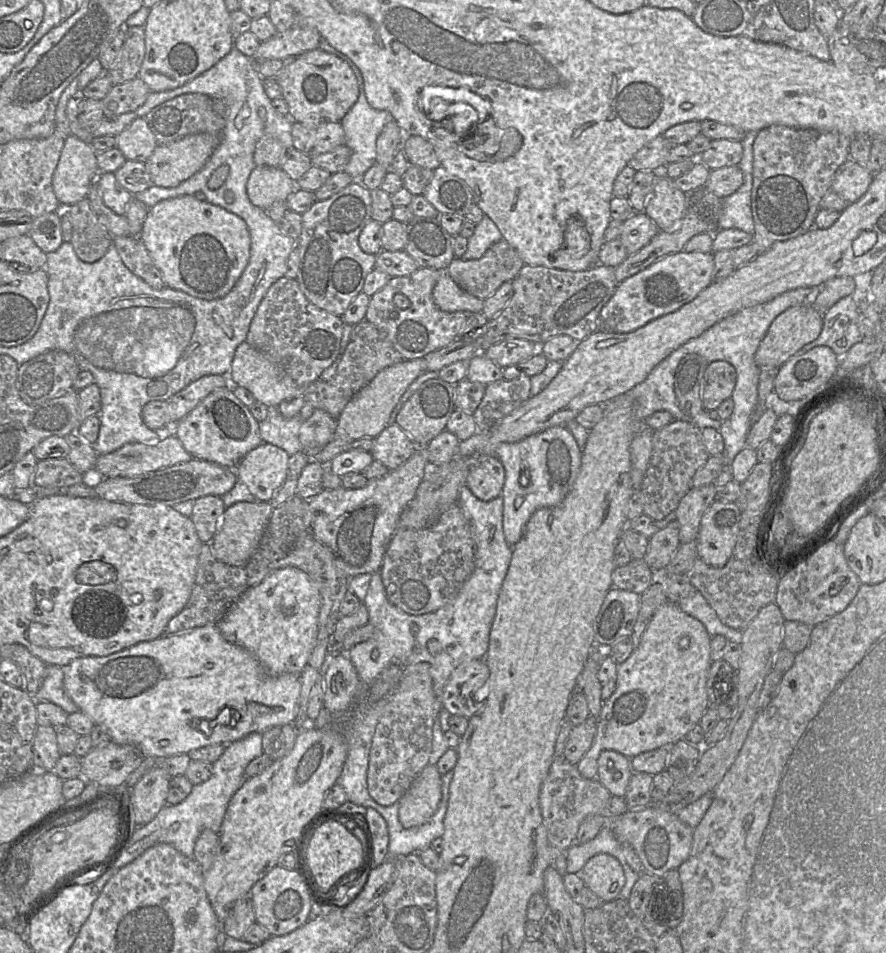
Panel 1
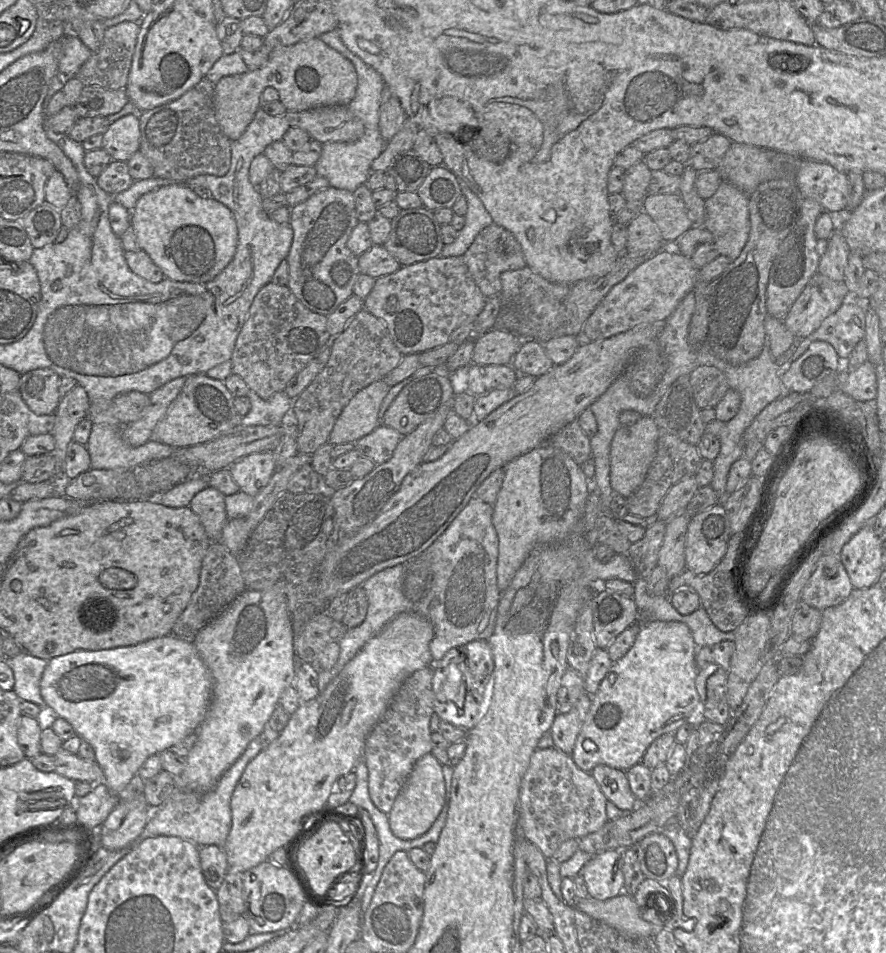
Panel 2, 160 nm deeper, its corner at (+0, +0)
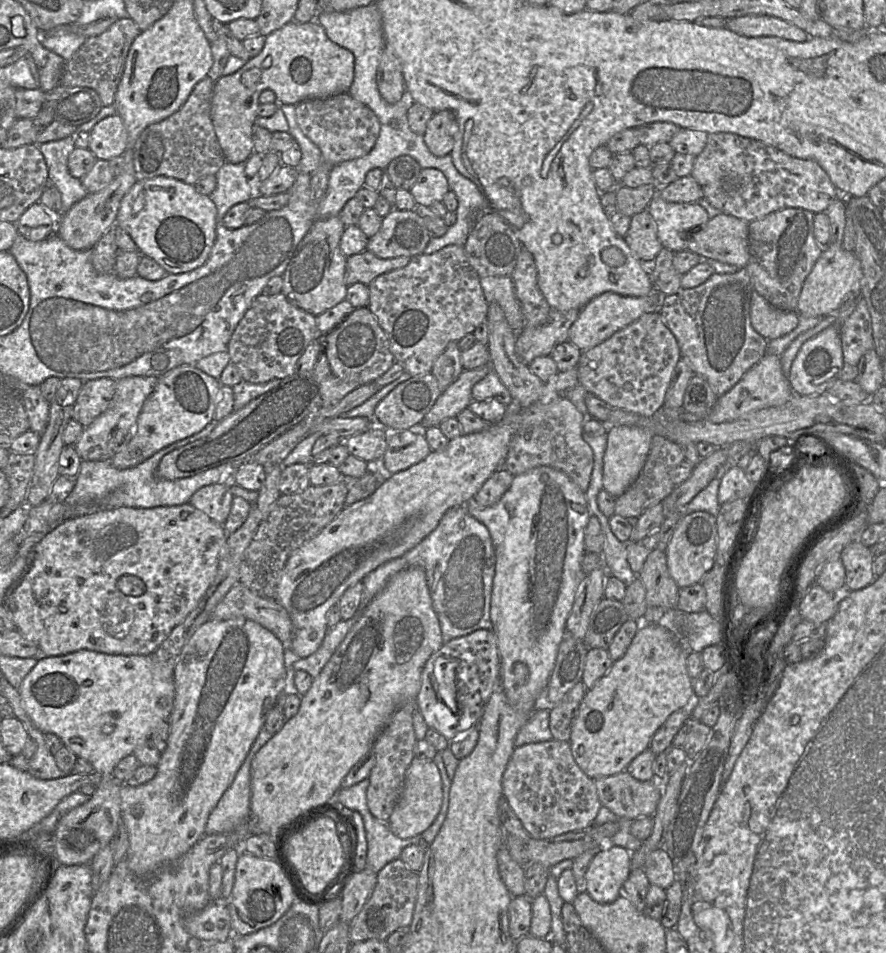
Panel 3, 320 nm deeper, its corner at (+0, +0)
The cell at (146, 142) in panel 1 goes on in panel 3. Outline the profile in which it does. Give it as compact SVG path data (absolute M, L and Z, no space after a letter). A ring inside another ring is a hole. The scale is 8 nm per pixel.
M114 114L99 121L90 131L87 147L98 160L110 160L122 155L128 143L128 132L120 115Z

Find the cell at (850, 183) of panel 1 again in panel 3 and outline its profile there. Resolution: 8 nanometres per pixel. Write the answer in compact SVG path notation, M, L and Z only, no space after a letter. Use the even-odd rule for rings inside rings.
M727 132L708 134L707 143L703 151L695 157L690 175L701 186L703 198L713 207L748 223L785 208L801 208L814 214L822 213L841 196L826 171L816 161L795 158L763 142Z

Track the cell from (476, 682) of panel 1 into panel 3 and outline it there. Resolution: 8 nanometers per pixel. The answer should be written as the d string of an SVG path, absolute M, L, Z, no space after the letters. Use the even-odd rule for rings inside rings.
M492 629L474 632L443 643L426 661L415 703L428 727L452 741L477 726L486 704L499 685L499 650Z

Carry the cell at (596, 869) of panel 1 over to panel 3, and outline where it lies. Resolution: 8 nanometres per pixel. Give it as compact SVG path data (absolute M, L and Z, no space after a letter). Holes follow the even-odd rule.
M614 844L597 848L602 850L587 869L586 892L596 902L608 904L623 894L623 885L631 872L631 852Z

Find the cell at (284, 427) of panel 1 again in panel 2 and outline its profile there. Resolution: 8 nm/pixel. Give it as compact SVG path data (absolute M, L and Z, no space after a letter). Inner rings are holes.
M251 389L247 394L251 403L249 412L242 417L242 426L281 425L282 417L293 407L292 399L285 391L274 393L267 399L262 399Z

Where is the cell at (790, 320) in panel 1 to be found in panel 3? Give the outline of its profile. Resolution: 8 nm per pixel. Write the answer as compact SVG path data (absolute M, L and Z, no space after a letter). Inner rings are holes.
M826 245L806 277L802 286L796 312L801 317L826 317L850 299L861 297L861 279L863 276L861 263L854 252L847 251L842 245Z

